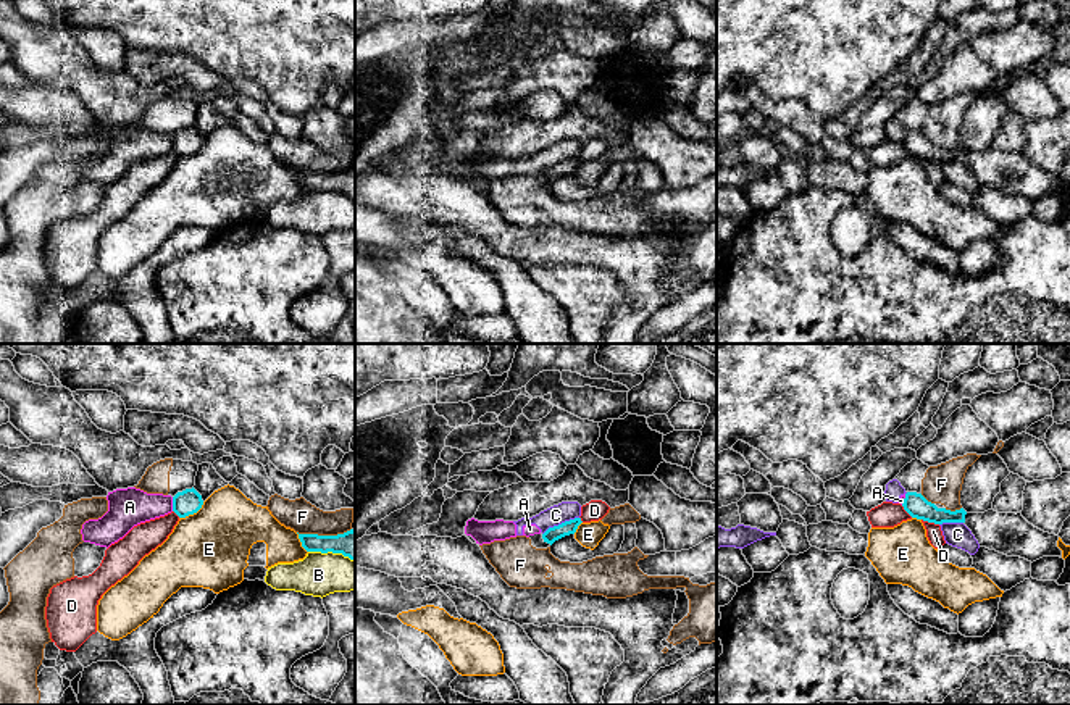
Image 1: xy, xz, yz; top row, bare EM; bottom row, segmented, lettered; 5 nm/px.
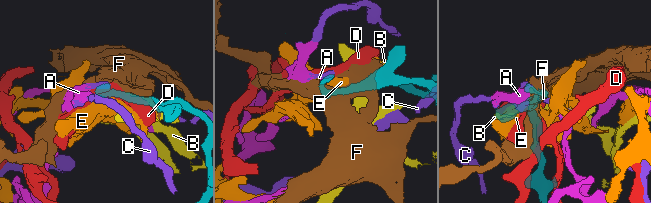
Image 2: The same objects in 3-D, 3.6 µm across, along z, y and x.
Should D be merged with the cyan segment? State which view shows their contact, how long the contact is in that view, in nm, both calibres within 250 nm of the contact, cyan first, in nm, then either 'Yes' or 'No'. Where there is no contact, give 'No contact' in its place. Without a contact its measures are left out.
Touches cyan in yz. Shared border 90 nm. Thickness 110 nm (cyan) against 80 nm. No

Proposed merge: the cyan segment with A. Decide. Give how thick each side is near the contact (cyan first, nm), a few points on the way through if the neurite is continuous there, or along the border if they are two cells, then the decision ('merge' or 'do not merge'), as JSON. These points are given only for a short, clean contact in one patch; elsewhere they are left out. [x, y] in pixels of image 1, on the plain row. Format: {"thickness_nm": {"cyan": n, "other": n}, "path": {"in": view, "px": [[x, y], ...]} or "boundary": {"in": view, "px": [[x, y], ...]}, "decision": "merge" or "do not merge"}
{"thickness_nm": {"cyan": 130, "other": 190}, "boundary": {"in": "xy", "px": [[171, 136], [173, 149]]}, "decision": "do not merge"}

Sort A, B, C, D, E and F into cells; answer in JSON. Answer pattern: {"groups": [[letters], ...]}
{"groups": [["A", "C"], ["B"], ["D"], ["E"], ["F"]]}

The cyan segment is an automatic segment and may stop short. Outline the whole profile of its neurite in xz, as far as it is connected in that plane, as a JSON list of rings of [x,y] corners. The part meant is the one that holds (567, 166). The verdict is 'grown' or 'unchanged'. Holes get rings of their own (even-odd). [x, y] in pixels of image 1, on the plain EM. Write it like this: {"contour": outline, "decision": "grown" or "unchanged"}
{"contour": [[[575,156],[575,158],[558,163],[558,165],[549,166],[542,173],[542,177],[544,177],[544,181],[552,184],[555,179],[558,179],[565,174],[575,173],[581,161],[583,161],[581,156]]], "decision": "unchanged"}

